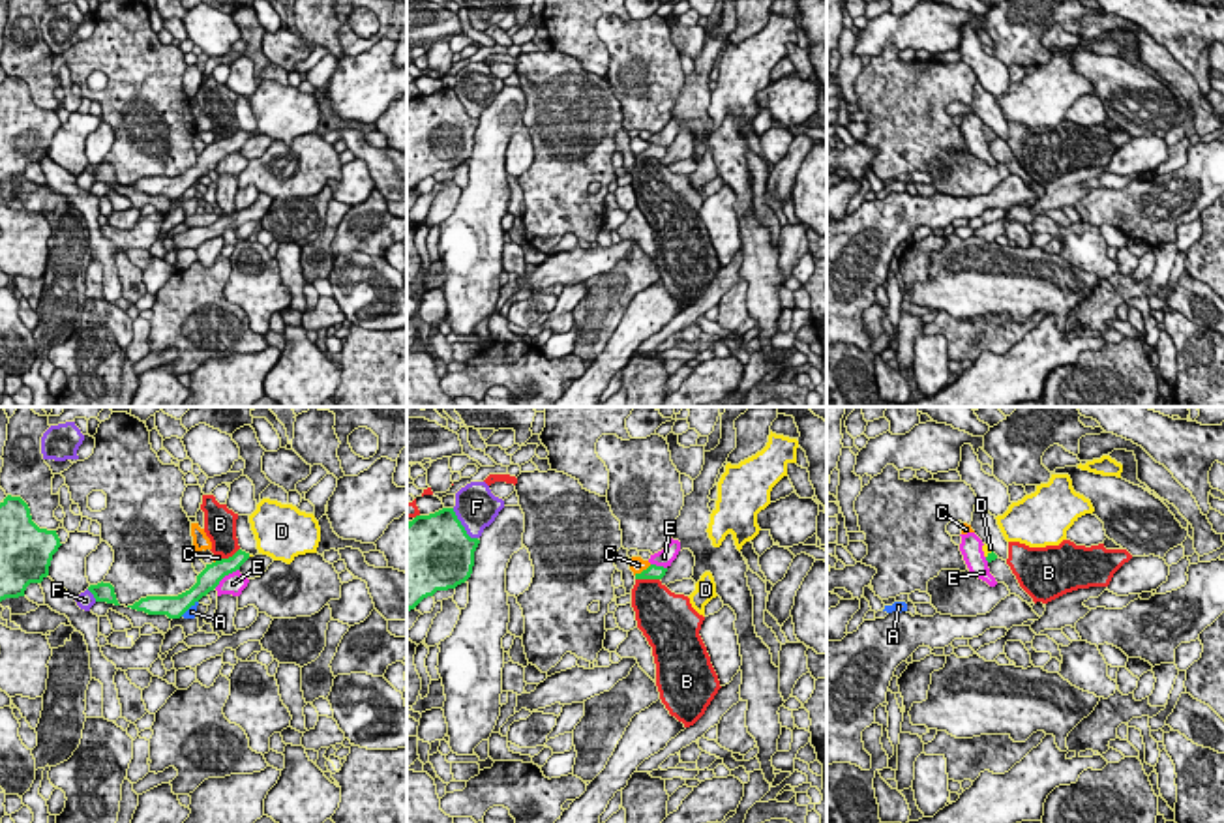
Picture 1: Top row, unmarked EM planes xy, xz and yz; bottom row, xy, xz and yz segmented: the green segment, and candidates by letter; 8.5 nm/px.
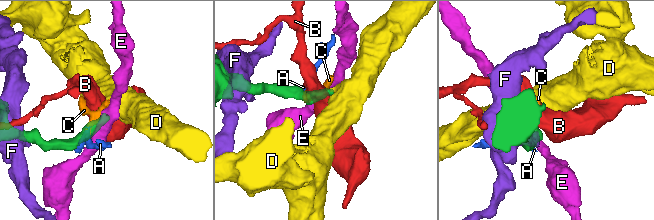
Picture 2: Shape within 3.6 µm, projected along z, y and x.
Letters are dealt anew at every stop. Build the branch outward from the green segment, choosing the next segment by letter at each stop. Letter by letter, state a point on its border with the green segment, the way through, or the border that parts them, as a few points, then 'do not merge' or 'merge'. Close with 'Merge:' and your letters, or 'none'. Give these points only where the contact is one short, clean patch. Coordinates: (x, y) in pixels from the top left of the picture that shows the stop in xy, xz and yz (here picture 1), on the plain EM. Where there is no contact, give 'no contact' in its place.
A: contact xy (188, 188); border xy (197, 180), (180, 195); do not merge
B: contact xz (647, 158); do not merge
C: contact xz (643, 150); border xz (651, 145), (634, 154); do not merge
D: contact yz (988, 135); way yz (992, 135), (988, 135), (986, 130); merge
E: contact xy (225, 154); border xy (238, 149), (214, 167); do not merge
F: contact xz (462, 105); do not merge
Merge: D

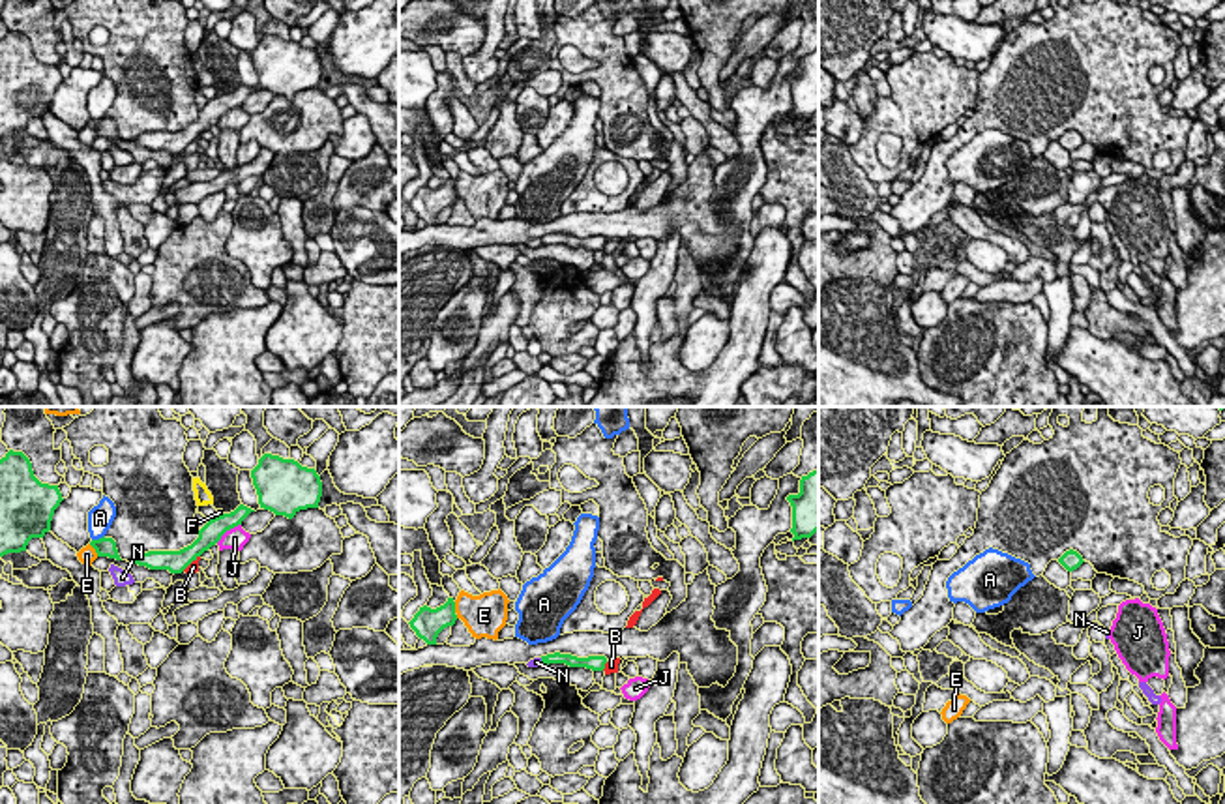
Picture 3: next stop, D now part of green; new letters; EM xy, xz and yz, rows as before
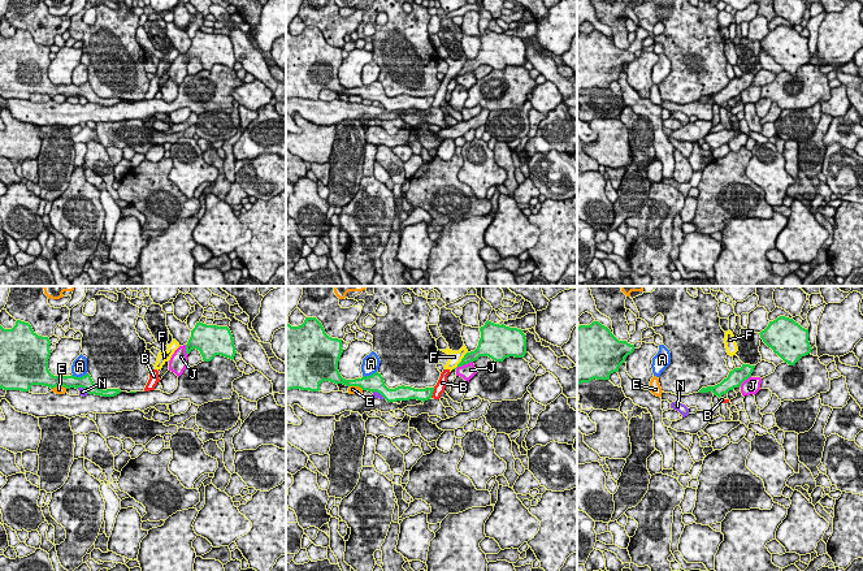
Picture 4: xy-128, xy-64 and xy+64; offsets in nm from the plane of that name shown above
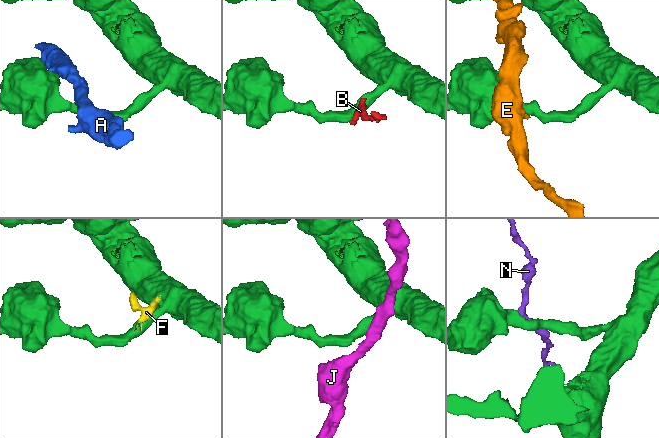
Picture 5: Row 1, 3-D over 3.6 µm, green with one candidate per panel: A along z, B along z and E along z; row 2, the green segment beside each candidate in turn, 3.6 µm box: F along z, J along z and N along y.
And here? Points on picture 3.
A: contact xy (100, 119); border xy (103, 115), (92, 120); do not merge
B: contact xy (190, 143); border xy (199, 135), (182, 150); do not merge
E: contact xy (94, 128); do not merge
F: contact xy (220, 96); border xy (223, 94), (216, 98); do not merge
J: contact xy (227, 109); border xy (240, 104), (216, 122); do not merge
N: contact xz (542, 240); do not merge
Merge: none

